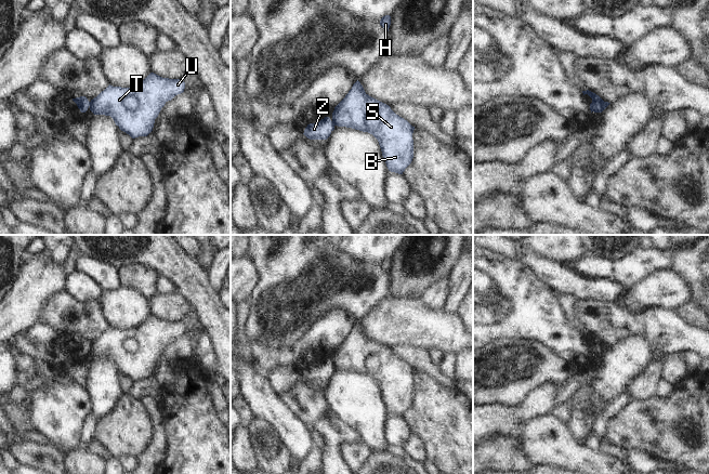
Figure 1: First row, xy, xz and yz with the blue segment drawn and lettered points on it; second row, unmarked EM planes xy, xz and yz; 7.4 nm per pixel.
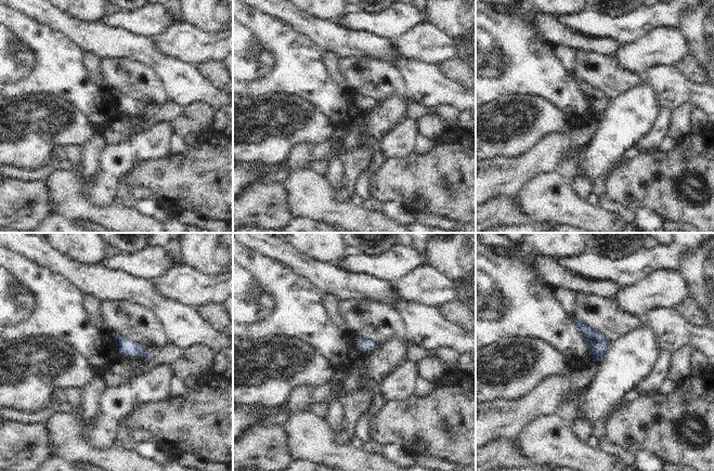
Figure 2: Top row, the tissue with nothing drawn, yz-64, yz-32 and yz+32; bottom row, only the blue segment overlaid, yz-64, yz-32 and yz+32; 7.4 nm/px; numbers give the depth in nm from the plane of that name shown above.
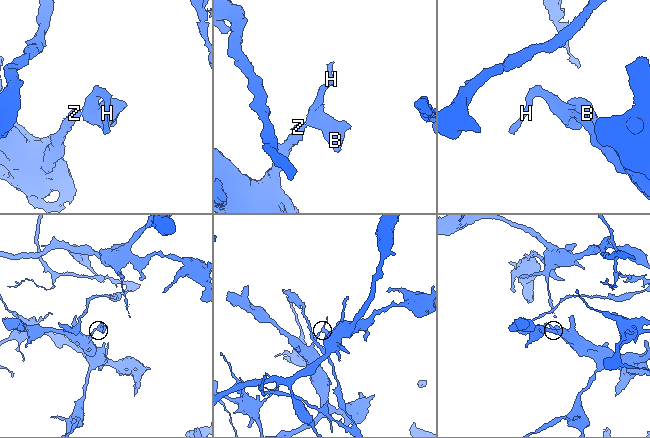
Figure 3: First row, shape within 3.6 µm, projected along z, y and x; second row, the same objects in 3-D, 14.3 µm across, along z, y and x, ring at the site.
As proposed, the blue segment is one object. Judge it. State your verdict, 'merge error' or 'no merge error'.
merge error

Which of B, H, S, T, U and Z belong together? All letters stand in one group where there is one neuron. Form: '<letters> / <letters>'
B H S T U / Z

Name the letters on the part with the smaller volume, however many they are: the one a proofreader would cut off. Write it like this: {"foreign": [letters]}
{"foreign": ["B", "H", "S", "T", "U"]}

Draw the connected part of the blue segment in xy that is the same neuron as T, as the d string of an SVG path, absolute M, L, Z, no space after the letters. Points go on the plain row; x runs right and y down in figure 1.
M150 315L136 329L109 327L91 342L90 353L94 357L110 358L116 368L132 381L147 379L165 346L184 331L185 325L181 321L162 320Z

